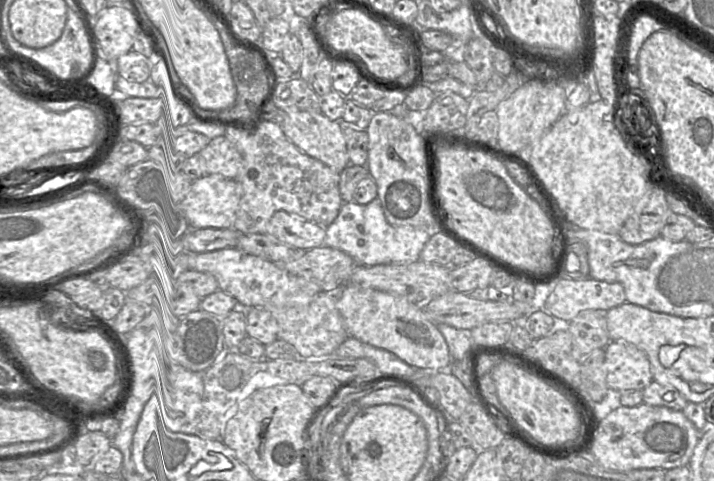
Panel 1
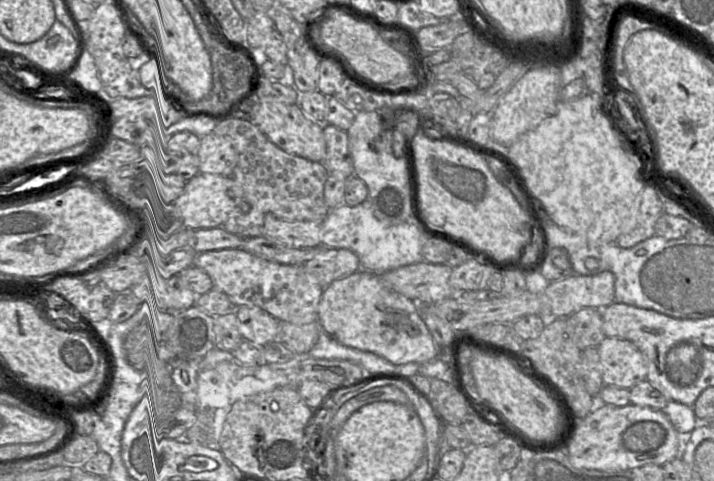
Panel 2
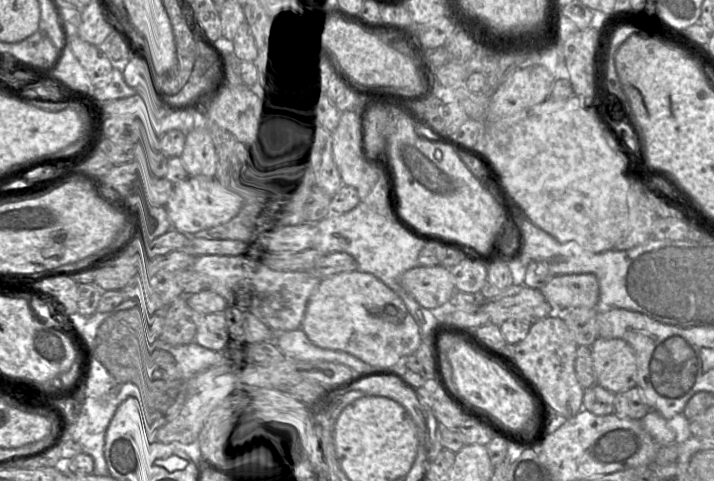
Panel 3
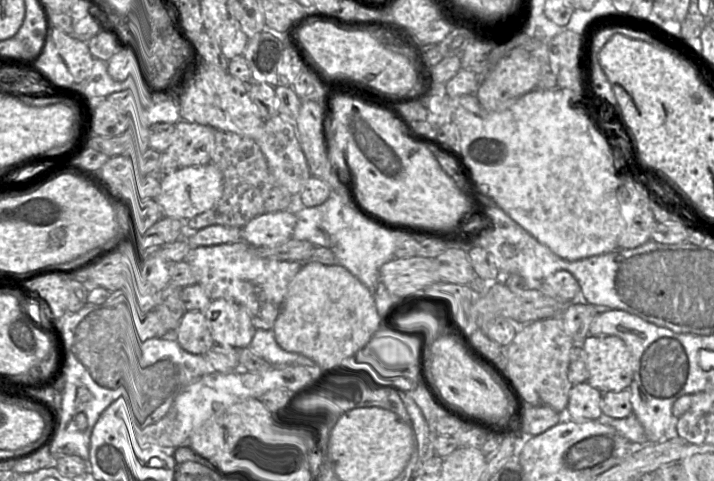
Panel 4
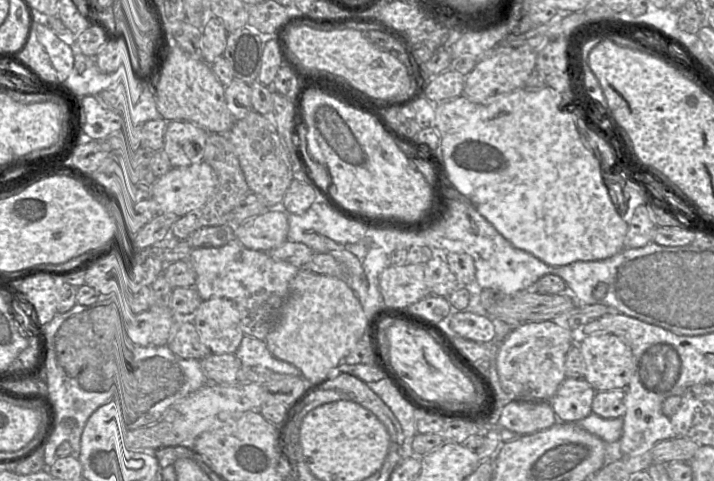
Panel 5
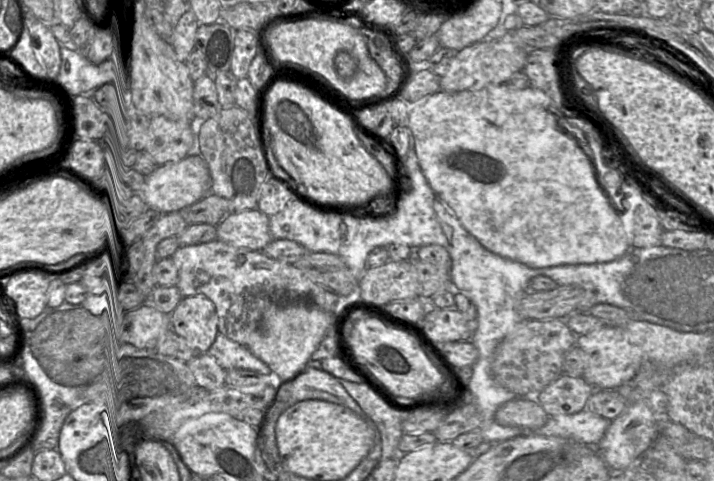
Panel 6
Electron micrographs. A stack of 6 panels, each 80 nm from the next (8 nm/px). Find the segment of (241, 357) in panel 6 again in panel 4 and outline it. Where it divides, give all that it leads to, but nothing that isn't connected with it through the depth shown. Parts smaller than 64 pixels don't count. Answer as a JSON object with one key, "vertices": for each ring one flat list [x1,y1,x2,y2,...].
{"vertices":[[256,330,249,349,272,366,313,365,305,356,283,350,276,342,272,330]]}

